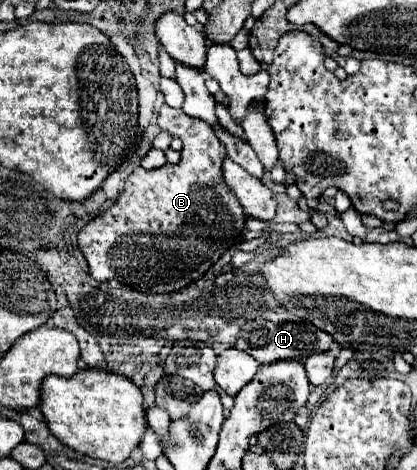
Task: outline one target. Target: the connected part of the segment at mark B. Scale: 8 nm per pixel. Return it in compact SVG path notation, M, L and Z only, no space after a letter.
M163 104L159 128L183 140L181 162L163 170L133 172L113 206L89 222L77 238L95 280L115 278L147 294L181 290L207 274L245 228L245 210L223 182L221 162L227 150L211 126Z

